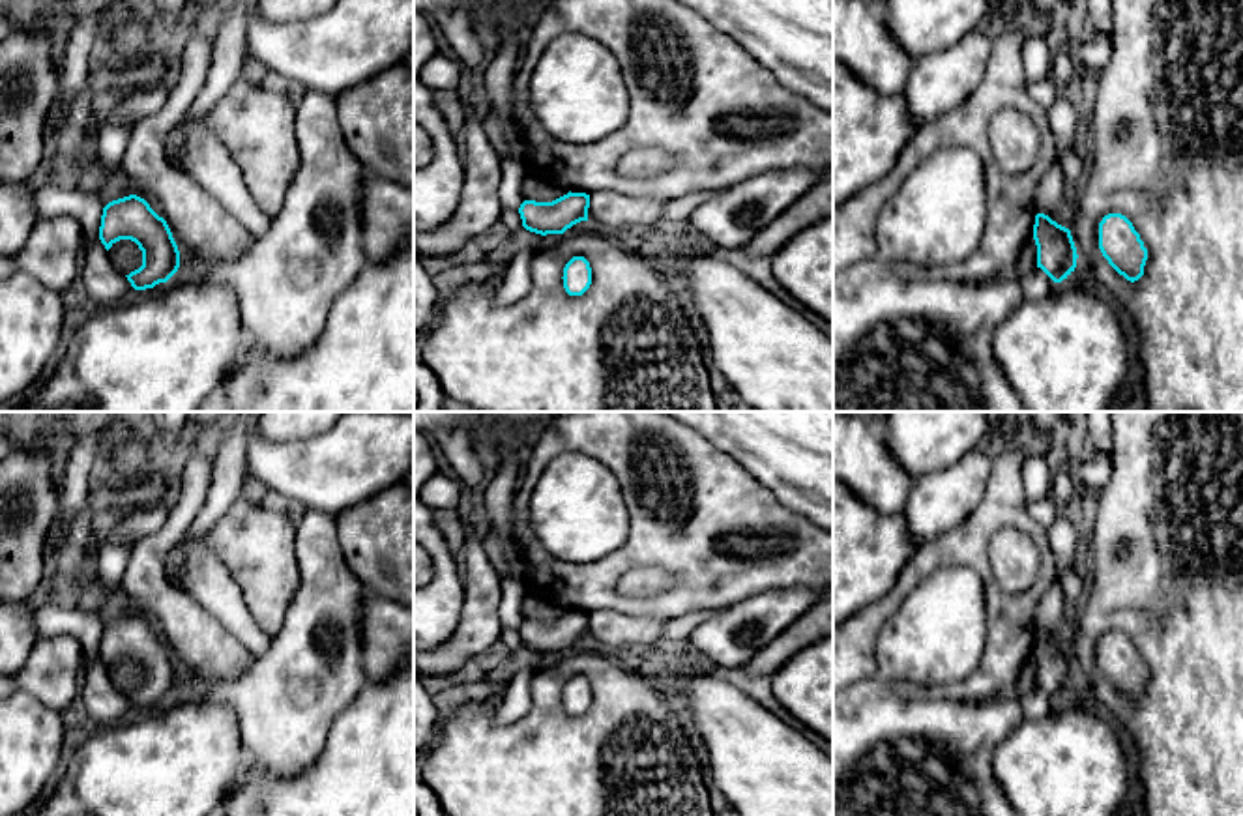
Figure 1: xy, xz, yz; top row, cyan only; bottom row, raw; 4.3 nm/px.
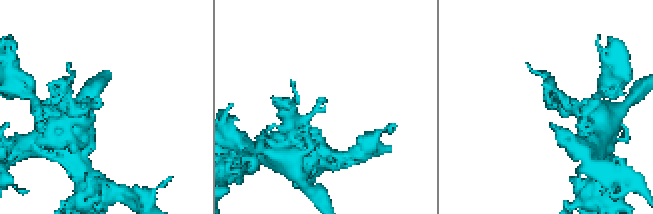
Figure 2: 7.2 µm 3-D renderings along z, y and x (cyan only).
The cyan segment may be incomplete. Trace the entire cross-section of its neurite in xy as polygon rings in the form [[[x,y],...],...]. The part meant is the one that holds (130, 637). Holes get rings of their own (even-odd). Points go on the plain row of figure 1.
[[[137,614],[112,619],[103,627],[99,659],[107,670],[120,659],[139,664],[142,685],[125,694],[135,709],[167,702],[180,687],[180,670],[167,640]]]

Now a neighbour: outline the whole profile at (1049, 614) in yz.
[[[1061,511],[1058,520],[1046,532],[1048,532],[1048,545],[1056,560],[1056,576],[1037,601],[1033,612],[1033,625],[1035,625],[1035,633],[1045,633],[1052,640],[1056,640],[1069,605],[1063,597],[1060,575],[1069,565],[1076,563],[1075,552],[1076,552],[1078,528]]]

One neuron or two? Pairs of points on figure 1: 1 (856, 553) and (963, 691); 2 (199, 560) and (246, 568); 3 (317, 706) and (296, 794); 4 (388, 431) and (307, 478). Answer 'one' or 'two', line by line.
1: two
2: two
3: two
4: one

